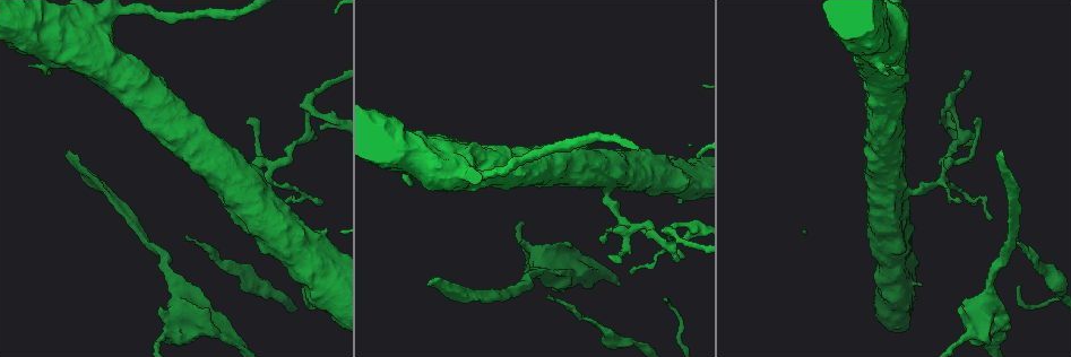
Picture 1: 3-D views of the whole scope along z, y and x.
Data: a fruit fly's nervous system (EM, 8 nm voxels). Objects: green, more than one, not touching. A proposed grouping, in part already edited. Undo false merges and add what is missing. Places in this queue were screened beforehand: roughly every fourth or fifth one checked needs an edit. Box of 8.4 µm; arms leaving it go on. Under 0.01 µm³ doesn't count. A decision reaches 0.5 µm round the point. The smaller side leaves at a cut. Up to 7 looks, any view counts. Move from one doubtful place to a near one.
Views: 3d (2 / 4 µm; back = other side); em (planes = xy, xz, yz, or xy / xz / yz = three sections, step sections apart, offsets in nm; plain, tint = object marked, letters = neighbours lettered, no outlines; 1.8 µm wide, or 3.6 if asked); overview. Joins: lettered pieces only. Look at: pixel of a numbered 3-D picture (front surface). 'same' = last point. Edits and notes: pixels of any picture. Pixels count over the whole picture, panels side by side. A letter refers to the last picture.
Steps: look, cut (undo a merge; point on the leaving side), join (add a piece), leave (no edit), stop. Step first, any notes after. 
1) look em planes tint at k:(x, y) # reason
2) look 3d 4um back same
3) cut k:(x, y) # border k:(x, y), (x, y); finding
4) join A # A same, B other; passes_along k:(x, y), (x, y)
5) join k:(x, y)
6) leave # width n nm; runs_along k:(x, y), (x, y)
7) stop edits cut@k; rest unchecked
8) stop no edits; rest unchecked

look 3d 4um back at 1:(549, 296) # an open end

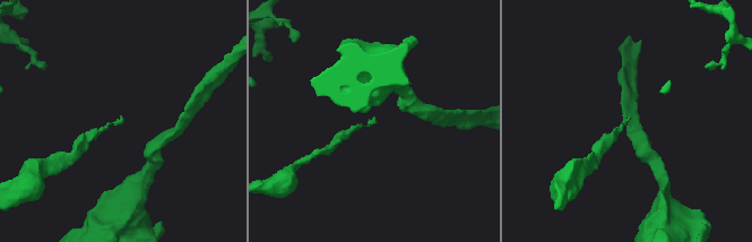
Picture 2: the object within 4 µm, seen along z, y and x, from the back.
look em yz step 4 letters at 2:(376, 122)

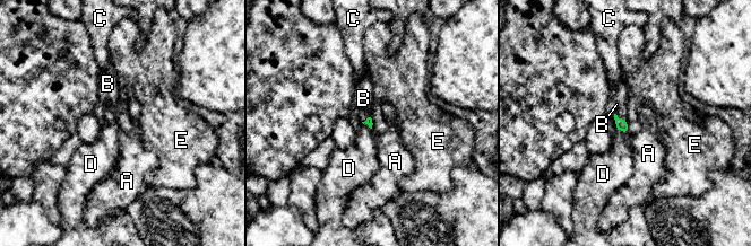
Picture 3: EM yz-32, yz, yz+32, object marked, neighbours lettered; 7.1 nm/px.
join 3:(616, 104) # A other, B same, C other, D other, E other; passes_along 3:(622, 124), (614, 115), (616, 104); the cell continues

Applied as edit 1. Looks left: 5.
look overview # see it whole again

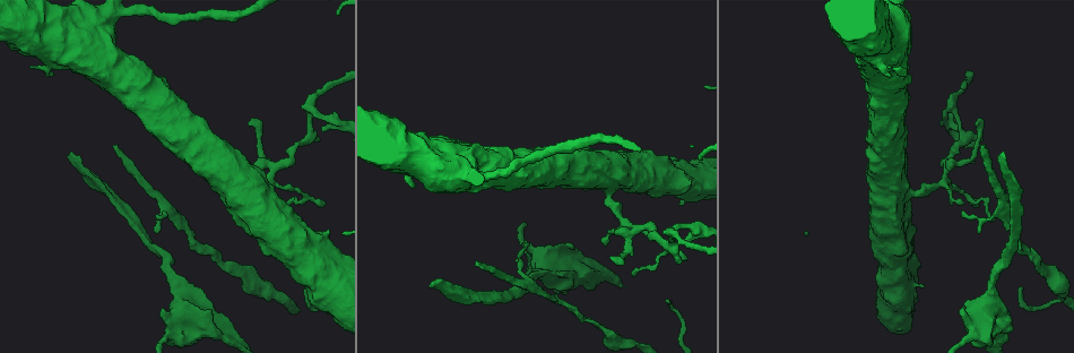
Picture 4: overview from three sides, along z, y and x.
look em planes tint at 4:(71, 154) # an open end

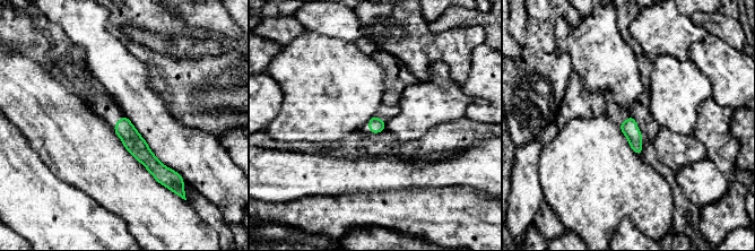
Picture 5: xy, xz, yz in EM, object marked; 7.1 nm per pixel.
look em planes letters same

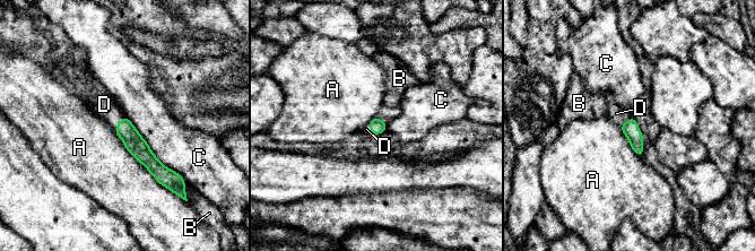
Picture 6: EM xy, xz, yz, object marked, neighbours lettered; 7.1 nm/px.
join 6:(104, 104) # A other, B other, C other, D same; passes_along 6:(137, 146), (119, 122), (104, 104); the cell continues

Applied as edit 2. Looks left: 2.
look overview # redraw

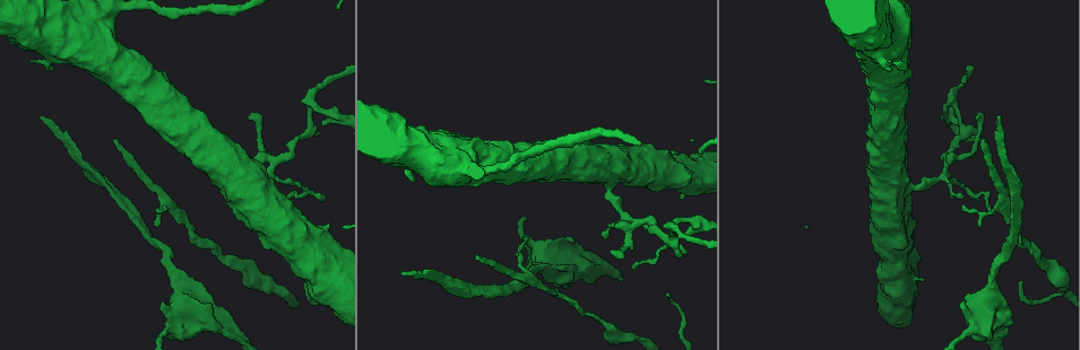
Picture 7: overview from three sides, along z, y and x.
look em planes letters at 7:(307, 102) # three-way junction

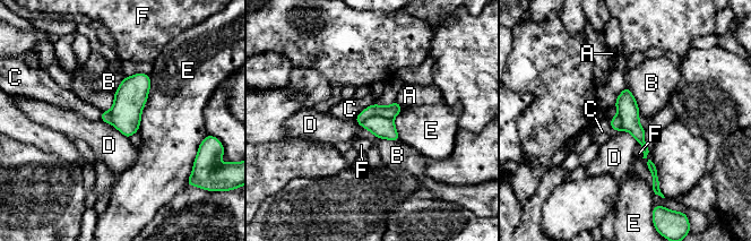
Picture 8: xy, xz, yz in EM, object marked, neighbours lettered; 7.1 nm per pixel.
cut 8:(390, 111) # A other, B other, C other, D other, E other, F other; part_leaving 8:(398, 109), (369, 111), (359, 119); a second cell is stuck on

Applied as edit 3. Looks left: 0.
stop edits join@3, join@6, cut@8; rest unchecked

